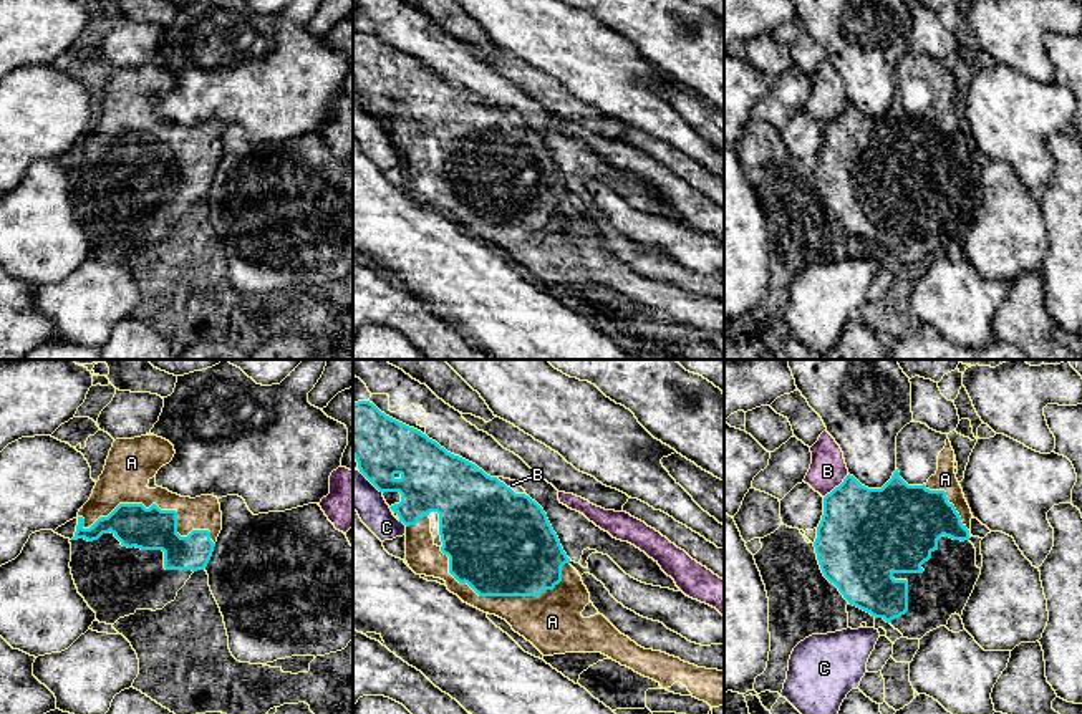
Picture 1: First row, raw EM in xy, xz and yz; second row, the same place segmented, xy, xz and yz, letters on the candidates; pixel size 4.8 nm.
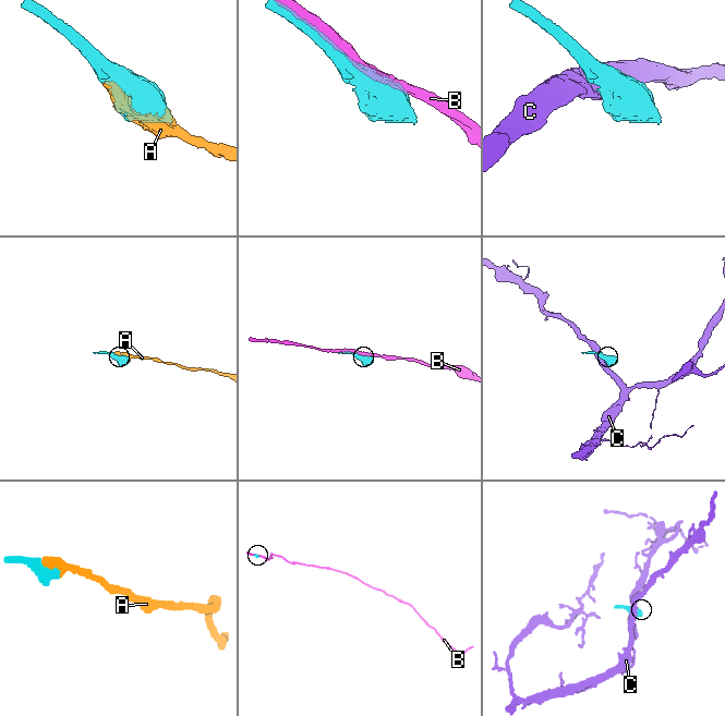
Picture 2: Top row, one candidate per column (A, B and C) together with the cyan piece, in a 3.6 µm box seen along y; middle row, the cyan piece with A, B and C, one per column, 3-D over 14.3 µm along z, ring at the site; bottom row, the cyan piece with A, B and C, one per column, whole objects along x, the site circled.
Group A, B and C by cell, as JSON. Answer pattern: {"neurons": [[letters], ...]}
{"neurons": [["A"], ["B"], ["C"]]}

